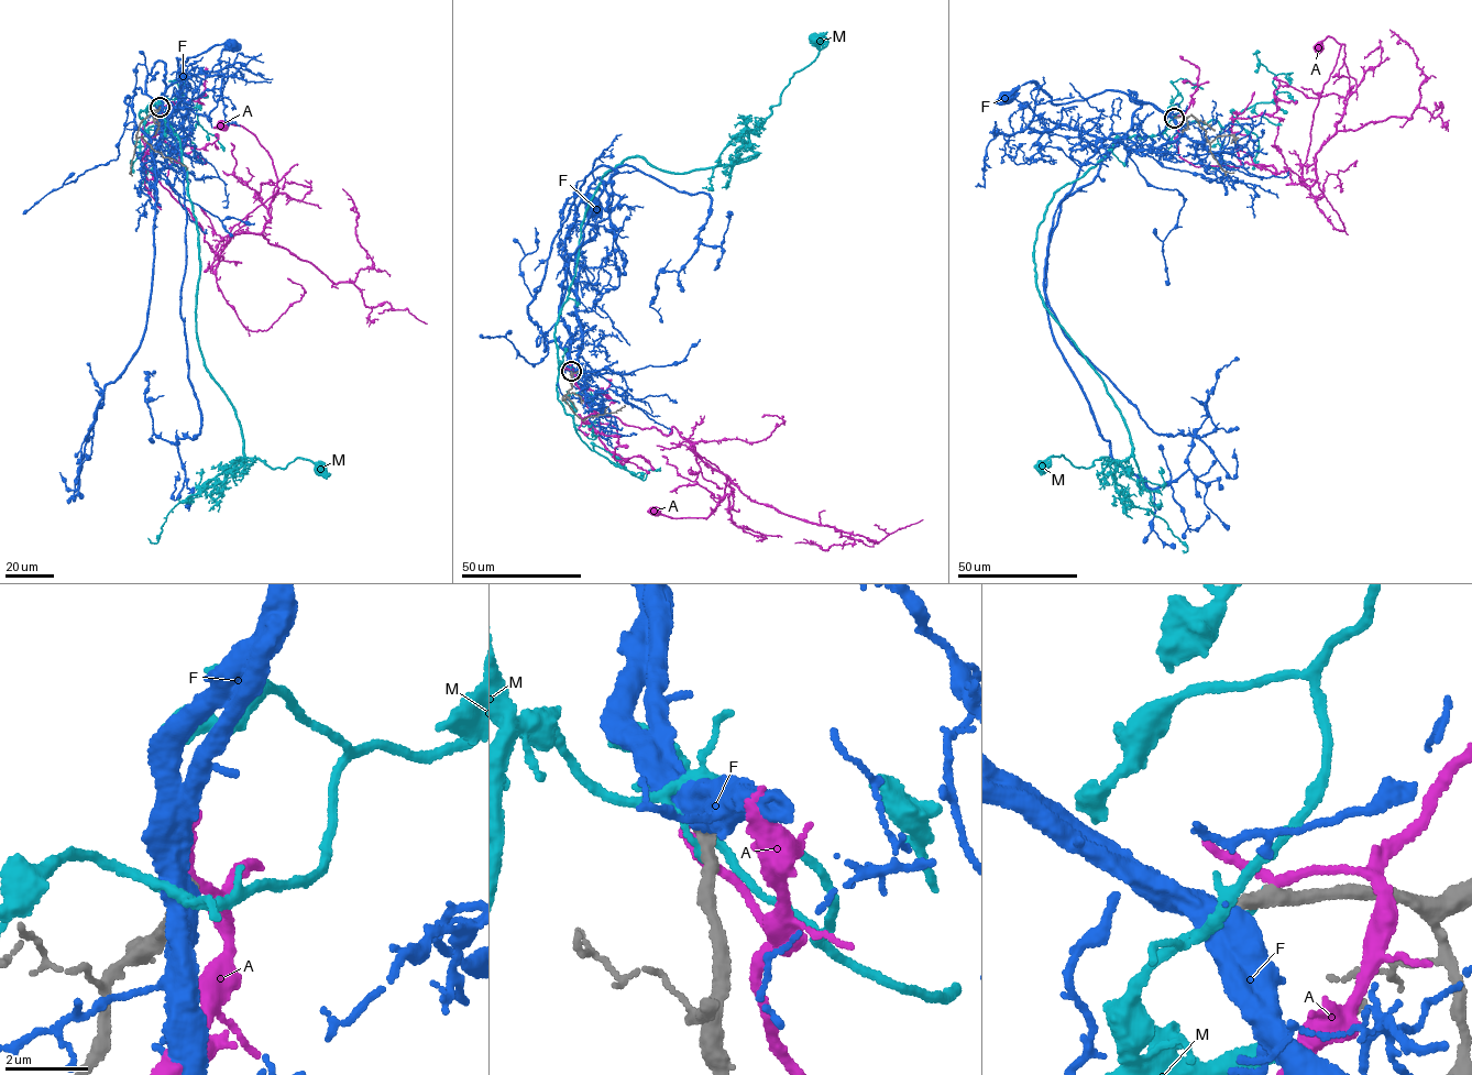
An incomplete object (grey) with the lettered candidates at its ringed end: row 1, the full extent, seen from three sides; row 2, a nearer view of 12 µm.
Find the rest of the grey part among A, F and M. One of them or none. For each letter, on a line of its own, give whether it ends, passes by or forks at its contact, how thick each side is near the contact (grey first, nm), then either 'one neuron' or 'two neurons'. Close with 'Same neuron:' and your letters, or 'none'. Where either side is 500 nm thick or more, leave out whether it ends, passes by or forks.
A: it passes by; 480 nm thick on the grey side, 200 nm on the other; two neurons
F: 380 nm thick on the grey side, 550 nm on the other; two neurons
M: it ends there; 480 nm thick on the grey side, 140 nm on the other; two neurons
Same neuron: none

